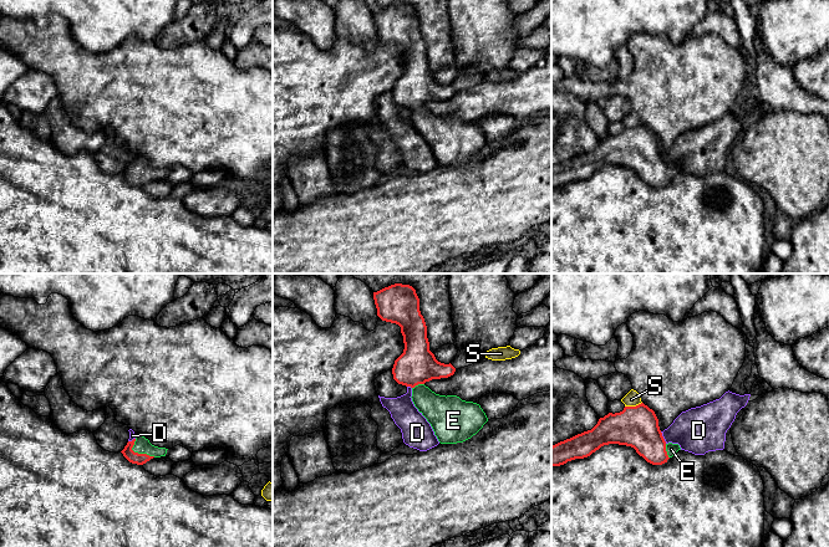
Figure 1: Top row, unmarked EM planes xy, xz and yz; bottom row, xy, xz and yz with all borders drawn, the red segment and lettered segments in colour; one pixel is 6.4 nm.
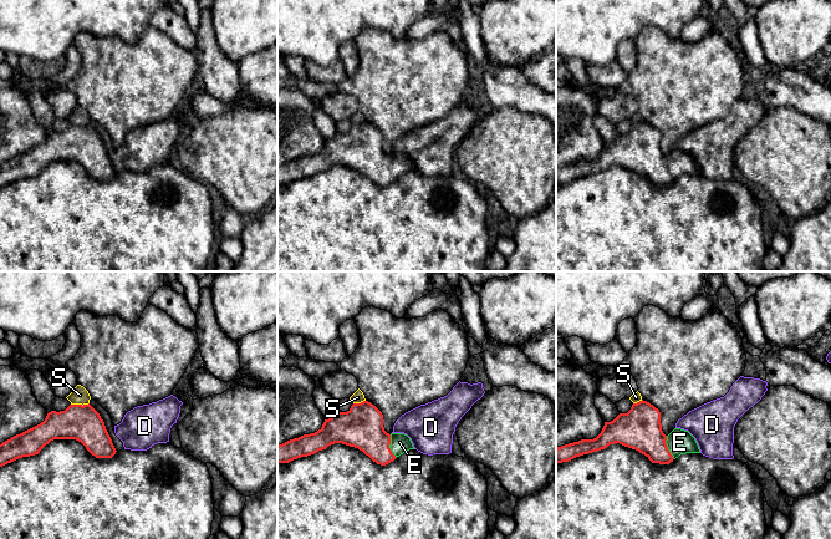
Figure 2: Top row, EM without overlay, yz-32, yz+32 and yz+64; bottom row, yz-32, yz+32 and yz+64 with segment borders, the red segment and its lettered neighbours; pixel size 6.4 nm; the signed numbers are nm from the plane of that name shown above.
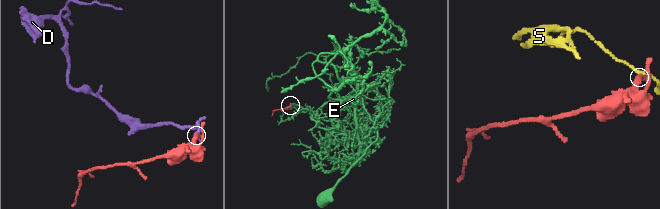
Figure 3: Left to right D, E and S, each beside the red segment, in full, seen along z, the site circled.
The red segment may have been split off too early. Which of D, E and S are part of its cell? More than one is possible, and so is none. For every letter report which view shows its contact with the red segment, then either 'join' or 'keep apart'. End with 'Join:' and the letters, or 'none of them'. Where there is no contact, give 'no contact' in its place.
D: meets red in yz; keep apart
E: meets red in xy; join
S: meets red in yz; keep apart
Join: E

